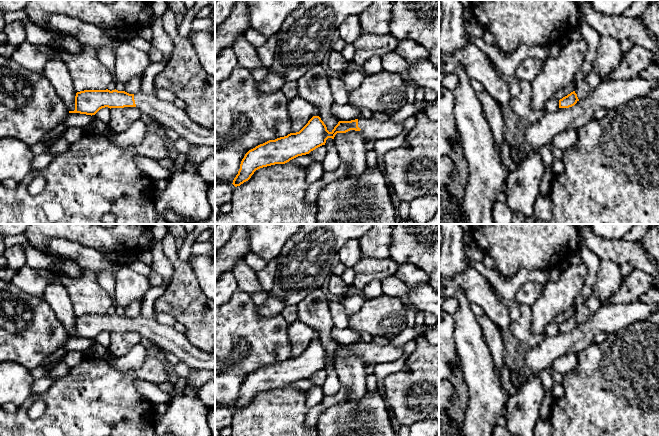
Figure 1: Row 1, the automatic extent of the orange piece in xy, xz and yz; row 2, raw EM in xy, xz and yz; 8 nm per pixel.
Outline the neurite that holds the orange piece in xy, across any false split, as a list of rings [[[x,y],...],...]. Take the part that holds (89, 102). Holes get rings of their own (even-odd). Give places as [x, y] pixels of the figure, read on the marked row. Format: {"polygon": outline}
{"polygon": [[[84,90],[76,93],[75,110],[69,113],[95,115],[102,108],[136,107],[163,126],[177,132],[189,144],[215,148],[215,130],[205,128],[190,119],[187,112],[172,102],[138,91],[129,94],[118,90]]]}

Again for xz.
{"polygon": [[[313,116],[299,132],[269,140],[249,150],[242,159],[232,184],[235,187],[240,186],[248,181],[256,170],[275,164],[285,164],[298,156],[309,154],[325,145],[328,138],[334,139],[337,133],[346,133],[350,130],[359,131],[366,142],[376,141],[398,136],[403,131],[403,123],[395,123],[388,117],[360,118],[339,121],[329,132],[321,118]]]}

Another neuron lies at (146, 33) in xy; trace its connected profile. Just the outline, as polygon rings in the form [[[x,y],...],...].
[[[146,25],[146,26],[144,26],[144,27],[141,29],[141,31],[139,32],[138,35],[139,35],[141,38],[145,39],[146,41],[151,42],[152,36],[153,36],[151,25]]]

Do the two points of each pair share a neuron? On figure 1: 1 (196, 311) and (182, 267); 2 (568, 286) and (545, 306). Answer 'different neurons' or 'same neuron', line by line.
1: same neuron
2: same neuron

